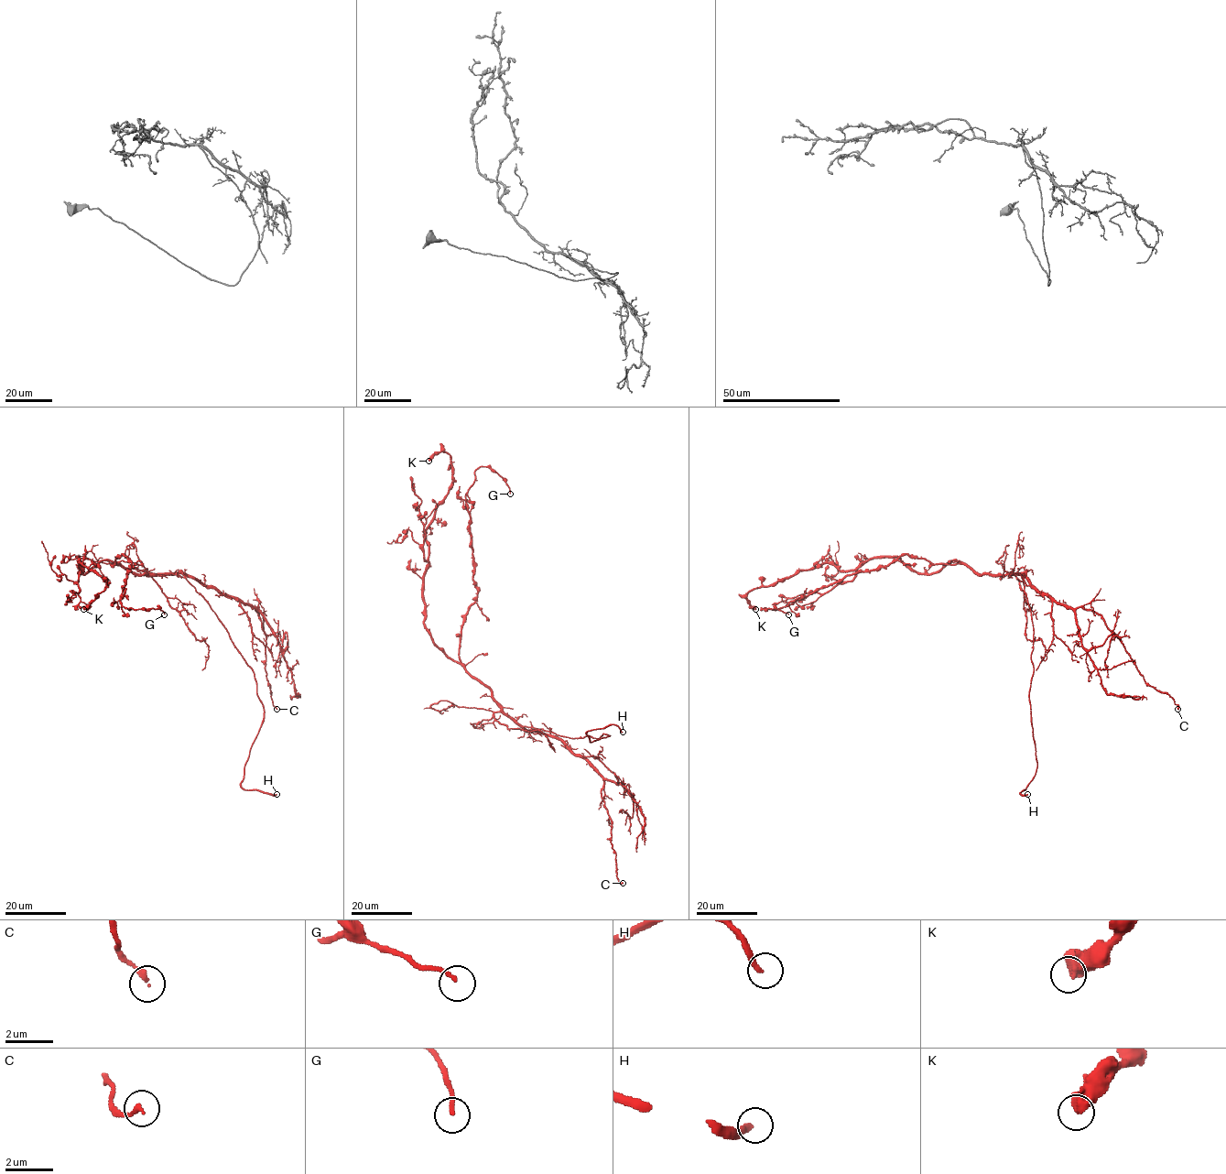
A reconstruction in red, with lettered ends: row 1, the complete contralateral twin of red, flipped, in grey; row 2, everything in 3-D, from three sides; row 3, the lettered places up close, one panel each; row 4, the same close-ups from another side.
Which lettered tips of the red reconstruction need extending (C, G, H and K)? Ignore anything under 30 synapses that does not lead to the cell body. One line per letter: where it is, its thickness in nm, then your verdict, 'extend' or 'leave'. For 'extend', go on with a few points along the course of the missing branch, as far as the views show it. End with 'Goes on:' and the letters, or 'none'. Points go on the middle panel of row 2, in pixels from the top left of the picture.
C: place (623, 883); calibre 200 nm; leave
G: place (510, 494); calibre 160 nm; leave
H: place (623, 732); calibre 280 nm; extend; course (623, 732), (627, 737), (633, 737), (651, 728)
K: place (428, 461); calibre 600 nm; leave
Goes on: H

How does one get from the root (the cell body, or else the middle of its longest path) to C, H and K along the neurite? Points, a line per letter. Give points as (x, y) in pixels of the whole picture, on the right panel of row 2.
C: (993, 574), (1021, 574), (1041, 592), (1057, 603), (1098, 613), (1123, 646), (1144, 680), (1166, 691), (1177, 709)
H: (993, 574), (1021, 574), (1031, 612), (1033, 672), (1029, 702), (1037, 768), (1032, 781), (1019, 793), (1027, 794)
K: (993, 574), (956, 560), (931, 574), (896, 557), (847, 570), (823, 563), (751, 589), (755, 609)

